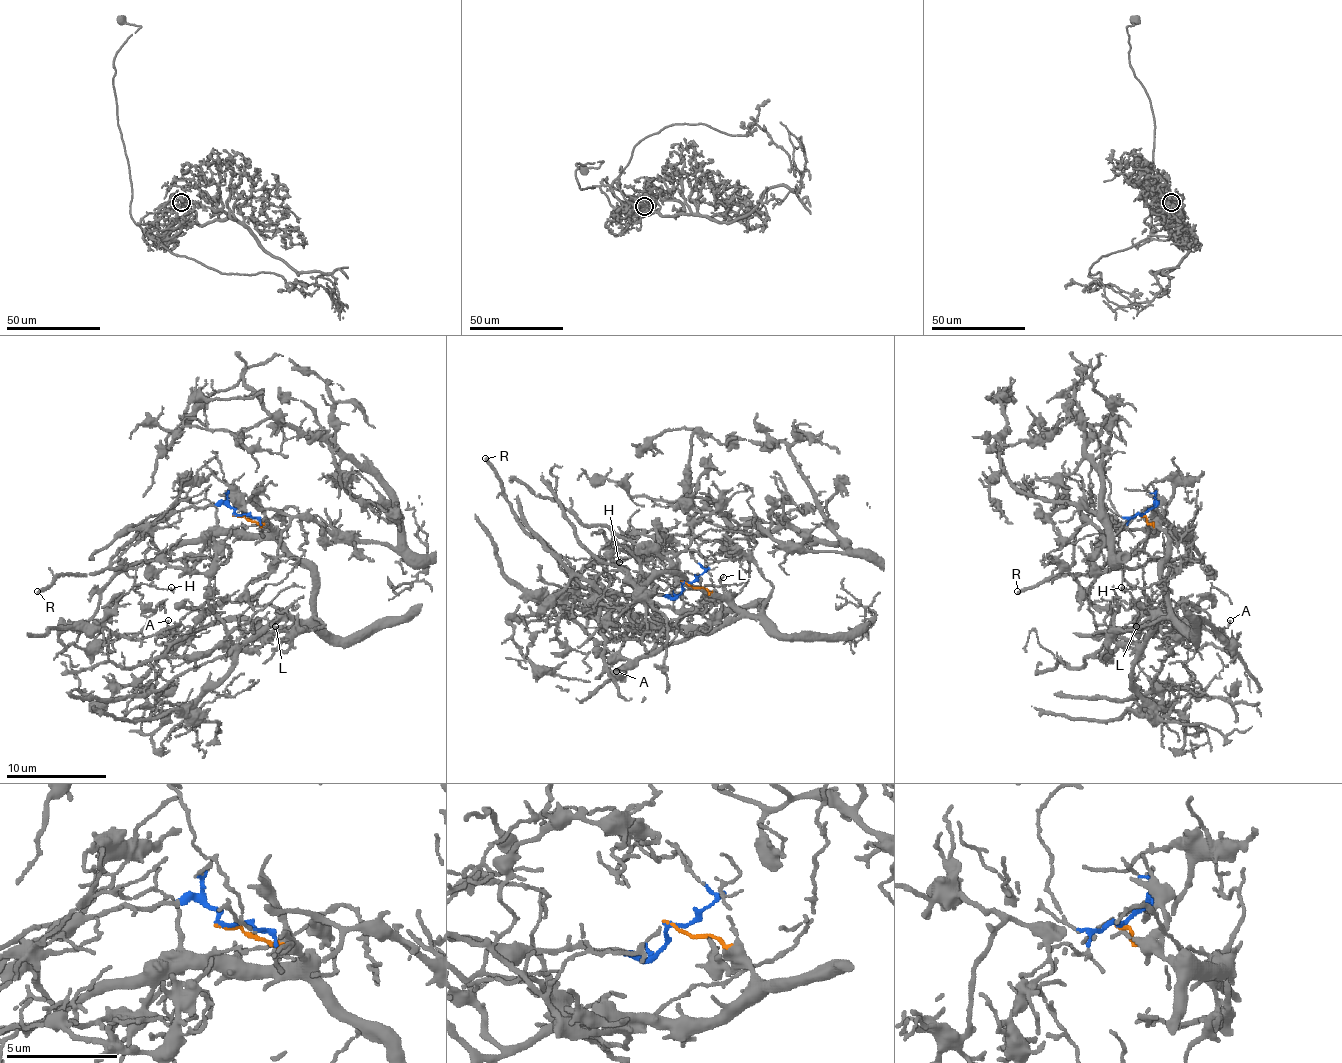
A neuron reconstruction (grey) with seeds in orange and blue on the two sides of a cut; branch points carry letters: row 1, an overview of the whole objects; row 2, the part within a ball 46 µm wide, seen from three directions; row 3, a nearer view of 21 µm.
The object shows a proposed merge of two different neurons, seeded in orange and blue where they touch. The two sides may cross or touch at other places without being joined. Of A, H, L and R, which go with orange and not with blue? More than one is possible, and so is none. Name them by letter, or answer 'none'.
A, L

